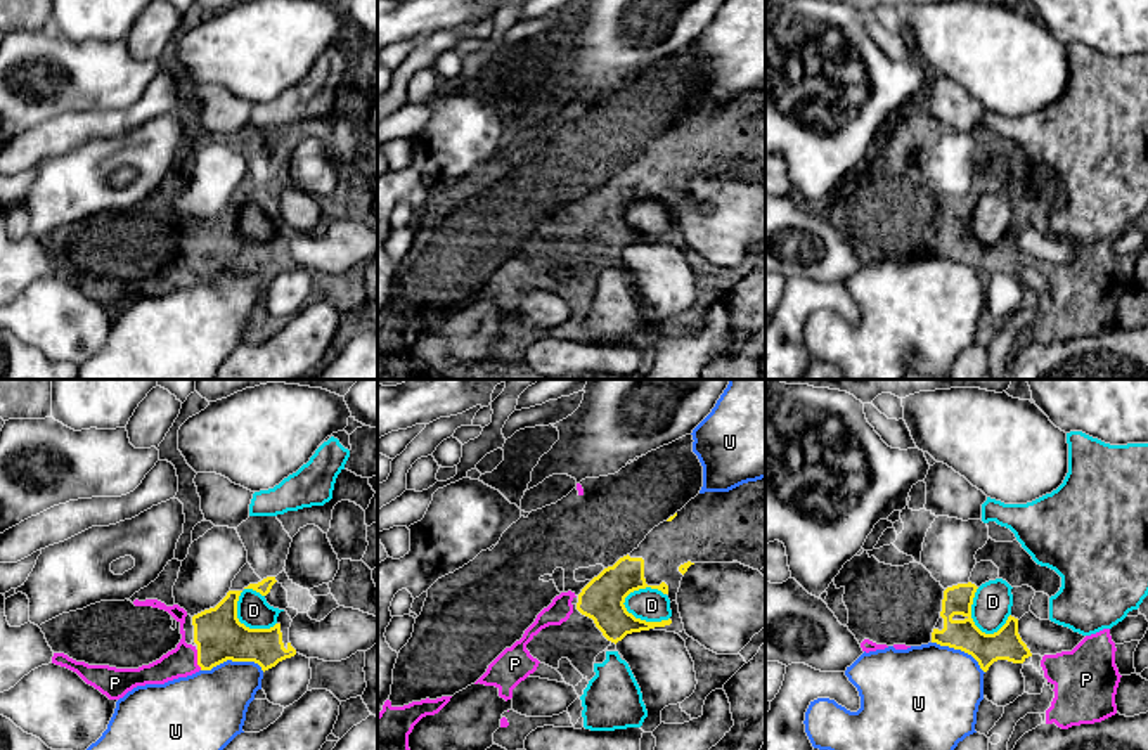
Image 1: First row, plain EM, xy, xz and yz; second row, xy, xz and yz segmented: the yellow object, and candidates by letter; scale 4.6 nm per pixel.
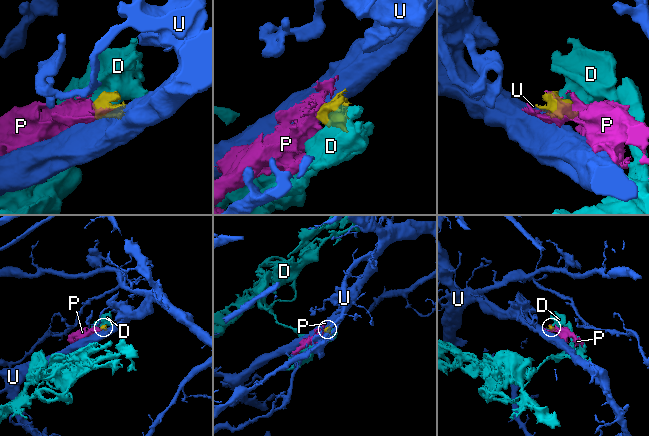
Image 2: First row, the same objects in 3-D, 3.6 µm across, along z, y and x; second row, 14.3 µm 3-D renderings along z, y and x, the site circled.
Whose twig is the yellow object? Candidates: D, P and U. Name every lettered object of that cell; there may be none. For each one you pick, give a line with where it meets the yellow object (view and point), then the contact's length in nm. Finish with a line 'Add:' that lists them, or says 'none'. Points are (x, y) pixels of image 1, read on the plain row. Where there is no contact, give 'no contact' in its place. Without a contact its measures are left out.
P: meets yellow in xy at (198, 272); contact 100 nm long
Add: P

